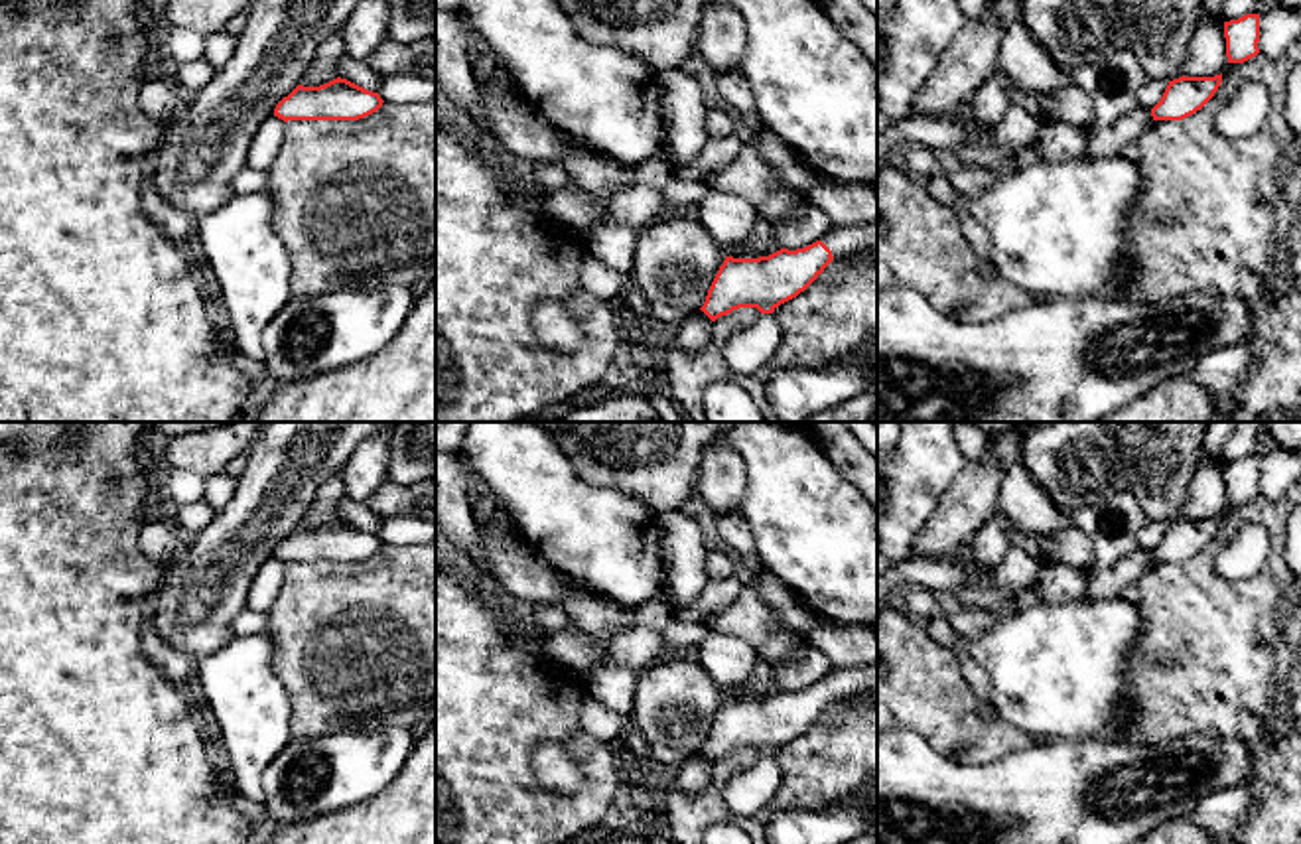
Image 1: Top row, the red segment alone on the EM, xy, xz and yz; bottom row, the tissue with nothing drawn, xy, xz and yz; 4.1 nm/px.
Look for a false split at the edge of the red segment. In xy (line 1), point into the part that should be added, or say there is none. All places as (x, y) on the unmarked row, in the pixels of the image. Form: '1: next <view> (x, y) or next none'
1: next none

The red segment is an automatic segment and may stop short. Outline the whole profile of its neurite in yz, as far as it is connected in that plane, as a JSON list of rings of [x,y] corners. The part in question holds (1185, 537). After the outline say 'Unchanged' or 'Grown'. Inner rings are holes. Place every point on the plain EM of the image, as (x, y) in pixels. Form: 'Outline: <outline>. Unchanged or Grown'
Outline: [[[1222,515],[1214,519],[1179,519],[1169,523],[1161,542],[1151,550],[1153,562],[1183,562],[1200,552],[1218,532]]]. Unchanged

